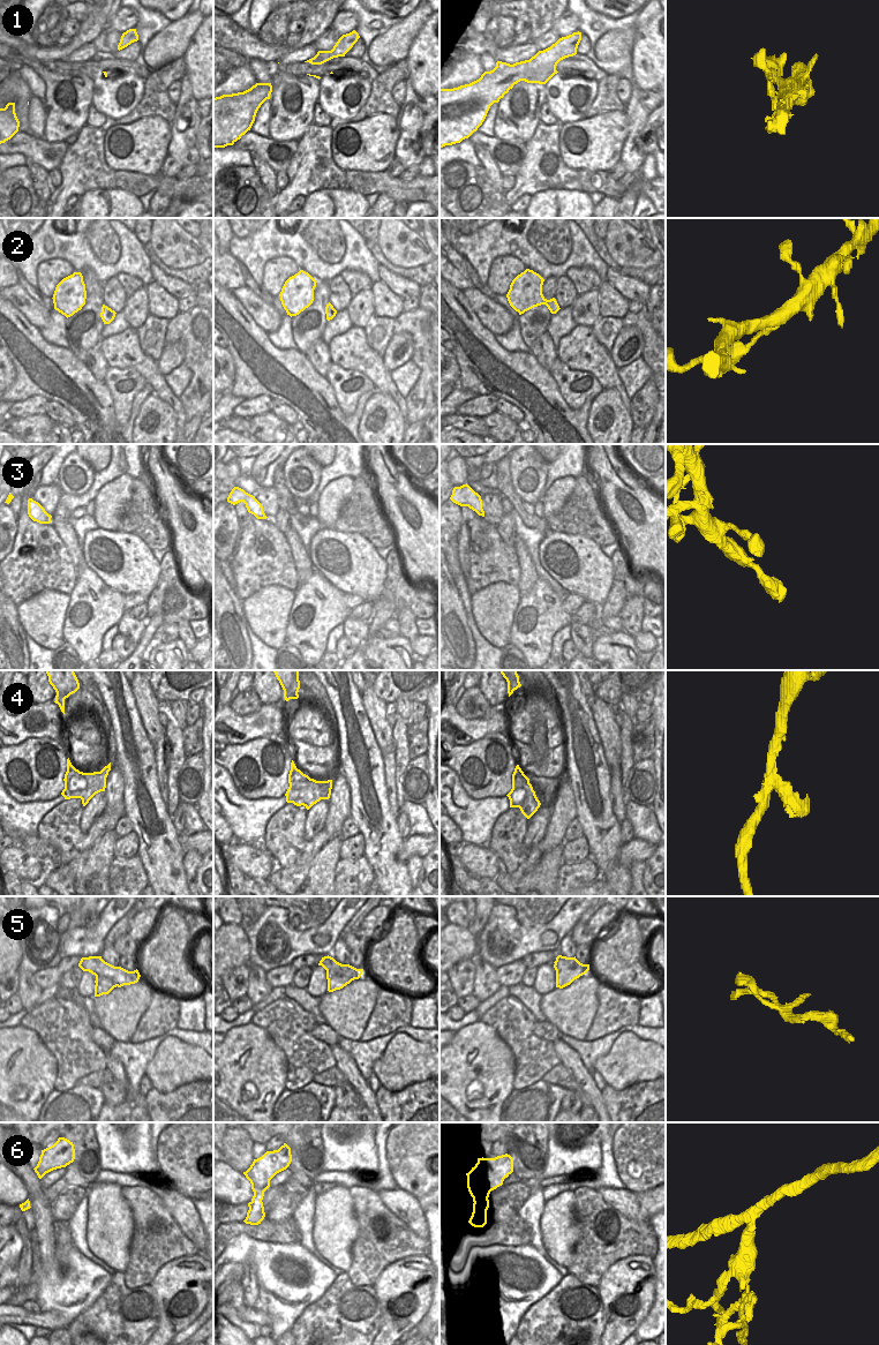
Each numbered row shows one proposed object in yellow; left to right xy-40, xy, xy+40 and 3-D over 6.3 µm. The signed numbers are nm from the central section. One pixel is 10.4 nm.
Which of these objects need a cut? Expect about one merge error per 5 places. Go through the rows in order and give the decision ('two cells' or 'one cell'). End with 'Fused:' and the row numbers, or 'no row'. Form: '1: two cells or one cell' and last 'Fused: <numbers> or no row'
1: one cell
2: one cell
3: one cell
4: two cells
5: two cells
6: two cells
Fused: 4, 5, 6

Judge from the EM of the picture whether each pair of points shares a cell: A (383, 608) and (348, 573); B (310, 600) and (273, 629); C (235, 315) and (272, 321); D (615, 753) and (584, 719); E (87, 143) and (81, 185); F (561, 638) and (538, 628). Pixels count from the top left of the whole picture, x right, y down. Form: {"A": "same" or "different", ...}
{"A": "different", "B": "different", "C": "different", "D": "different", "E": "same", "F": "different"}

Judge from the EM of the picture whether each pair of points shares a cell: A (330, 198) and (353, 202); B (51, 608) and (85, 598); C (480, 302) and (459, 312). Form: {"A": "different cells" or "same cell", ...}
{"A": "same cell", "B": "different cells", "C": "different cells"}

